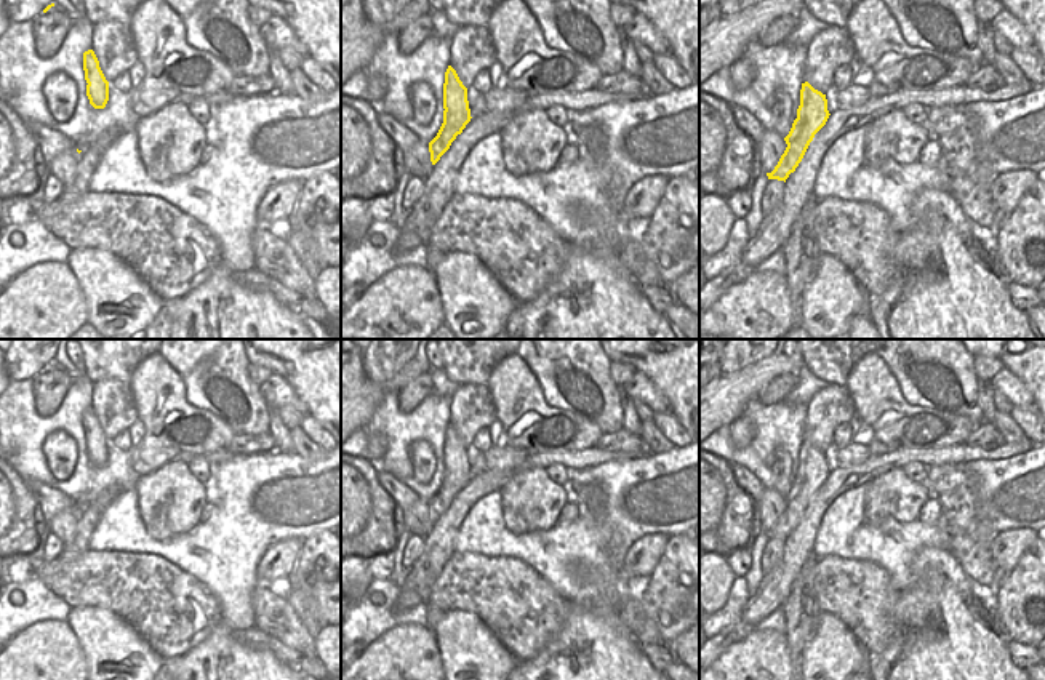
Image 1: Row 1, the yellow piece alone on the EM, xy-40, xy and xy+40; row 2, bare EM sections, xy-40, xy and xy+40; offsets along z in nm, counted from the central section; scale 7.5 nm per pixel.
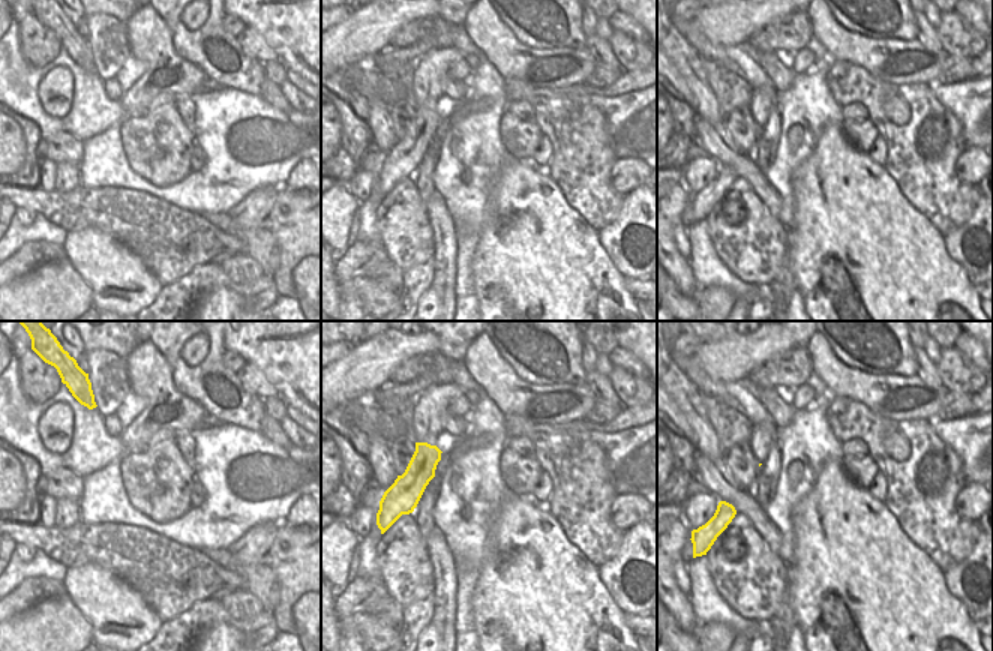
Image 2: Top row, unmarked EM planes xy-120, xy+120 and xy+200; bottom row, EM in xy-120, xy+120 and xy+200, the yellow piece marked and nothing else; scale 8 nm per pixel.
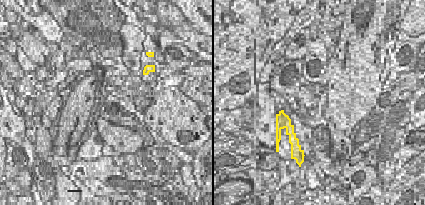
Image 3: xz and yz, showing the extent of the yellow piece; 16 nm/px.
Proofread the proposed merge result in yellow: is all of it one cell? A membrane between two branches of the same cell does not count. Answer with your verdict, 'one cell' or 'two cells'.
two cells

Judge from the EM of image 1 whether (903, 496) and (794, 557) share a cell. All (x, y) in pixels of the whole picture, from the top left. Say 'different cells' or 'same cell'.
different cells

